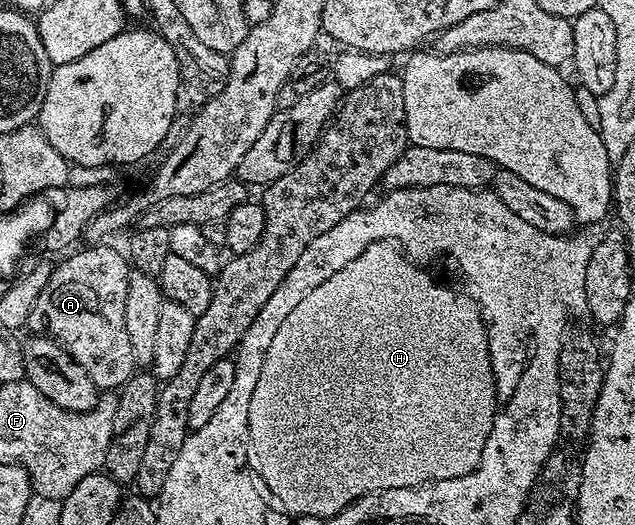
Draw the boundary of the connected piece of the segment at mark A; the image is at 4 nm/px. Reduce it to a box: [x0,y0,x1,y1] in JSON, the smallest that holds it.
[39,245,135,389]

